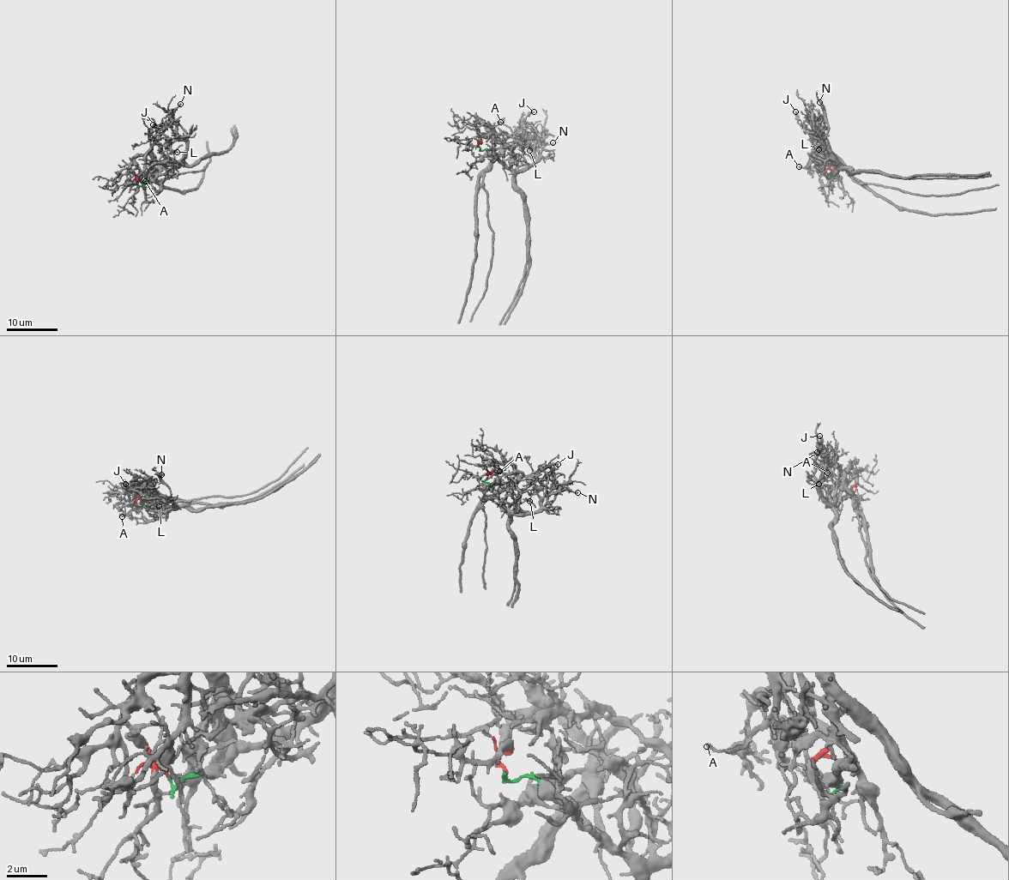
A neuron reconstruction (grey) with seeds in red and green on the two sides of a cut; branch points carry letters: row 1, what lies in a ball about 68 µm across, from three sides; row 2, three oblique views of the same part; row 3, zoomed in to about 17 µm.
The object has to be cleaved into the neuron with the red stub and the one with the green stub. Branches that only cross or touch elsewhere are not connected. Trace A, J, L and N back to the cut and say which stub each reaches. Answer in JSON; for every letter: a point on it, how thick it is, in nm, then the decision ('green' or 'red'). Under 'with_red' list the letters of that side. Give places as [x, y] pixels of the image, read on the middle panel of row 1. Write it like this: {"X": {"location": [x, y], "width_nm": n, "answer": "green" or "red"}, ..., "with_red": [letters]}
{"A": {"location": [500, 122], "width_nm": 110, "answer": "red"}, "J": {"location": [534, 111], "width_nm": 190, "answer": "red"}, "L": {"location": [529, 150], "width_nm": 110, "answer": "green"}, "N": {"location": [552, 142], "width_nm": 140, "answer": "green"}, "with_red": ["A", "J"]}

